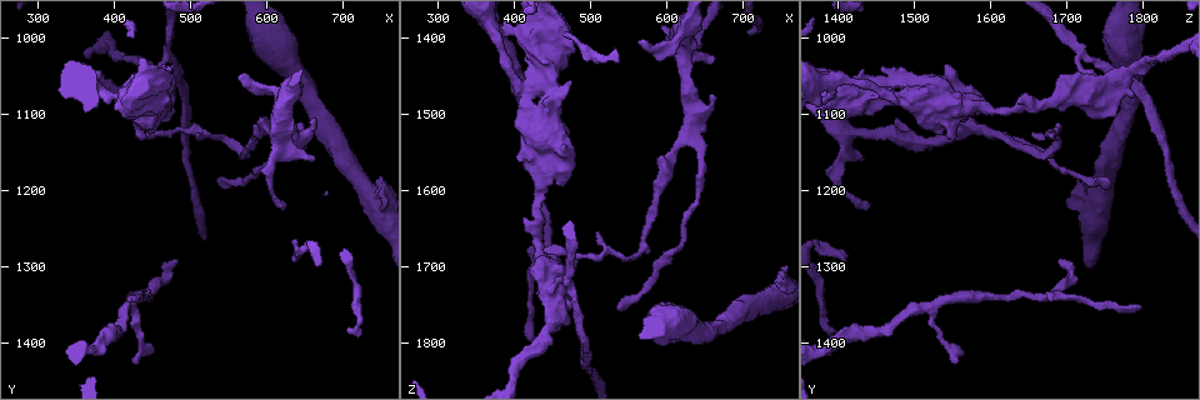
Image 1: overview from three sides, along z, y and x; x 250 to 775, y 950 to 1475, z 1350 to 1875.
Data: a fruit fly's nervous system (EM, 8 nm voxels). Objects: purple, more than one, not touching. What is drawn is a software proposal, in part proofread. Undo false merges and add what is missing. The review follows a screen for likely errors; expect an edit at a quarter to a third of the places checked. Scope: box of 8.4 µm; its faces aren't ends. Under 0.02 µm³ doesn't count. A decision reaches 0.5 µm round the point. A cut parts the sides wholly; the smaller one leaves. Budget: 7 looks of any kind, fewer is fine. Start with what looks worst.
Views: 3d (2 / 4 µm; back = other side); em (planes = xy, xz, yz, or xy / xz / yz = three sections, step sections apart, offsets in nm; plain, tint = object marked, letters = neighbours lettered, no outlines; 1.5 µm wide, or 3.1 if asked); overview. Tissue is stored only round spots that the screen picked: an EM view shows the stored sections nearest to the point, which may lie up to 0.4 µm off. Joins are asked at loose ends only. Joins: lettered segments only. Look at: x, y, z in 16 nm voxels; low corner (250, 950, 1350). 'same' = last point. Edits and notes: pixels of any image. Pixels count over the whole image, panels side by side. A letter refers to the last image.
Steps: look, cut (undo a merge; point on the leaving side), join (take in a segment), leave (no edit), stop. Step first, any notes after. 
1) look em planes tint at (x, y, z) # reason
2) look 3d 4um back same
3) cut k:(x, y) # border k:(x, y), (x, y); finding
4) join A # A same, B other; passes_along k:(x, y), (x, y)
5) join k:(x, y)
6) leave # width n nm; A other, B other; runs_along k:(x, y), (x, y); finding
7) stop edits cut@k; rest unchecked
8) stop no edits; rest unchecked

look em yz step 8 letters at (535, 1185, 1755) # branch stops here

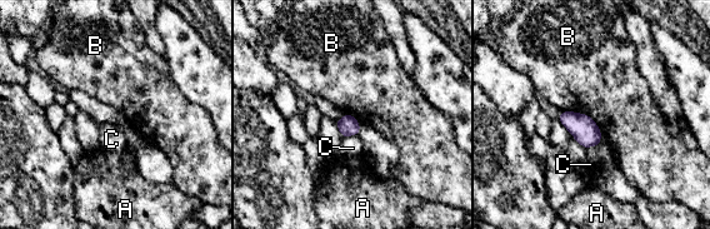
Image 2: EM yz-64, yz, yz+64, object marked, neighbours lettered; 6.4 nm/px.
look em planes letters same # cut it another way

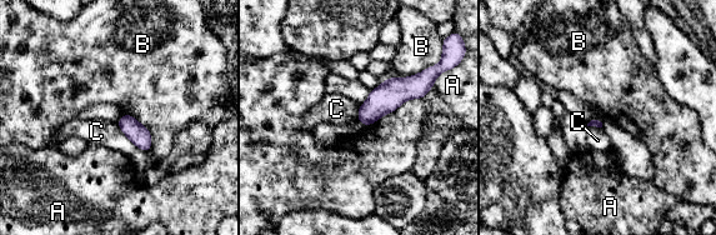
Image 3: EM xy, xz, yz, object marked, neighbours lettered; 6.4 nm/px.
leave # A other, B other, C other; border 3:(422, 98), (406, 99), (367, 126); no lettered segment goes on from it

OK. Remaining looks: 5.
look 3d 2um at (405, 1075, 1460) # sudden change in width

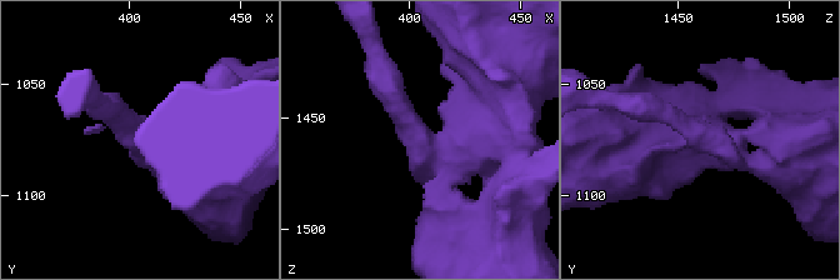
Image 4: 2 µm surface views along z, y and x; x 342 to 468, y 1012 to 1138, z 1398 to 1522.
look em planes letters at (404, 1075, 1462) # now the EM

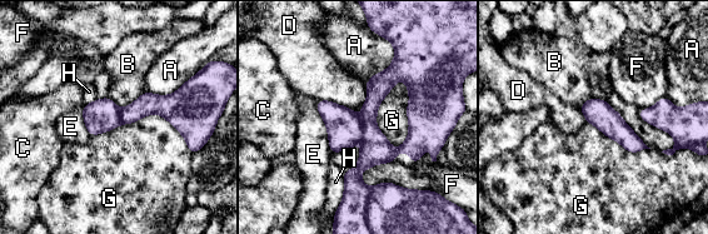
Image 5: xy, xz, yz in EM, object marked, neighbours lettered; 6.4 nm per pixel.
cut 5:(344, 127) # A other, B other, C other, D other, E other, F other, G other, H other; border 5:(359, 118), (363, 143); a second neuron is stuck on

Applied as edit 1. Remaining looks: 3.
look 3d 2um at (420, 1350, 1800) # free end

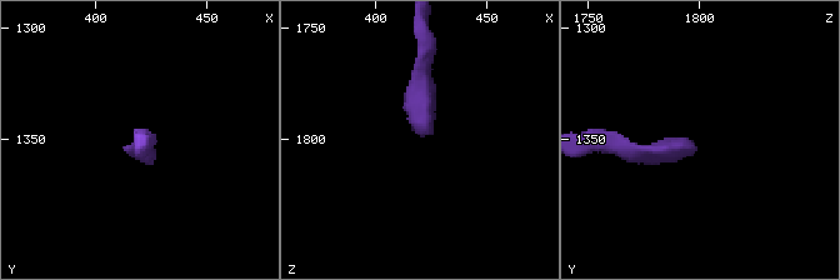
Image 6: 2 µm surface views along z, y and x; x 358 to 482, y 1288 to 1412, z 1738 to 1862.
look em yz step 4 letters at (420, 1353, 1798)

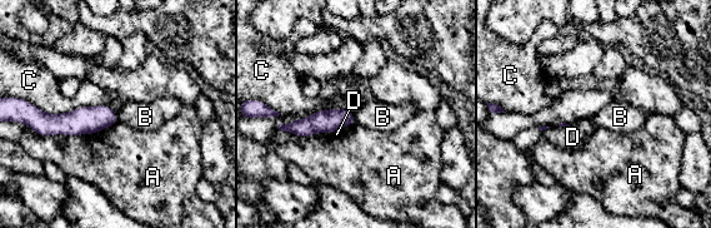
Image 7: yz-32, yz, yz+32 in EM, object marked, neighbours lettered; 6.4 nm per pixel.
look em planes letters same # another direction

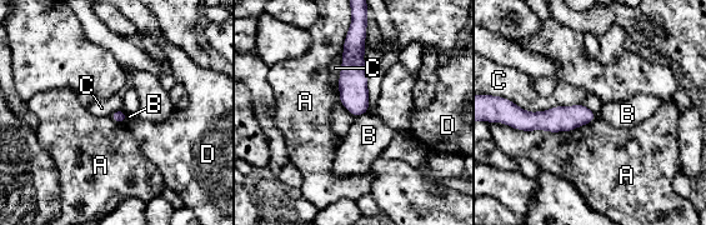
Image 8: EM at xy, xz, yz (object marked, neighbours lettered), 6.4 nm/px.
leave # width 70 nm; A other, B other, C other, D other; none of them fits

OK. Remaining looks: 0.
stop edits cut@5; rest unchecked

